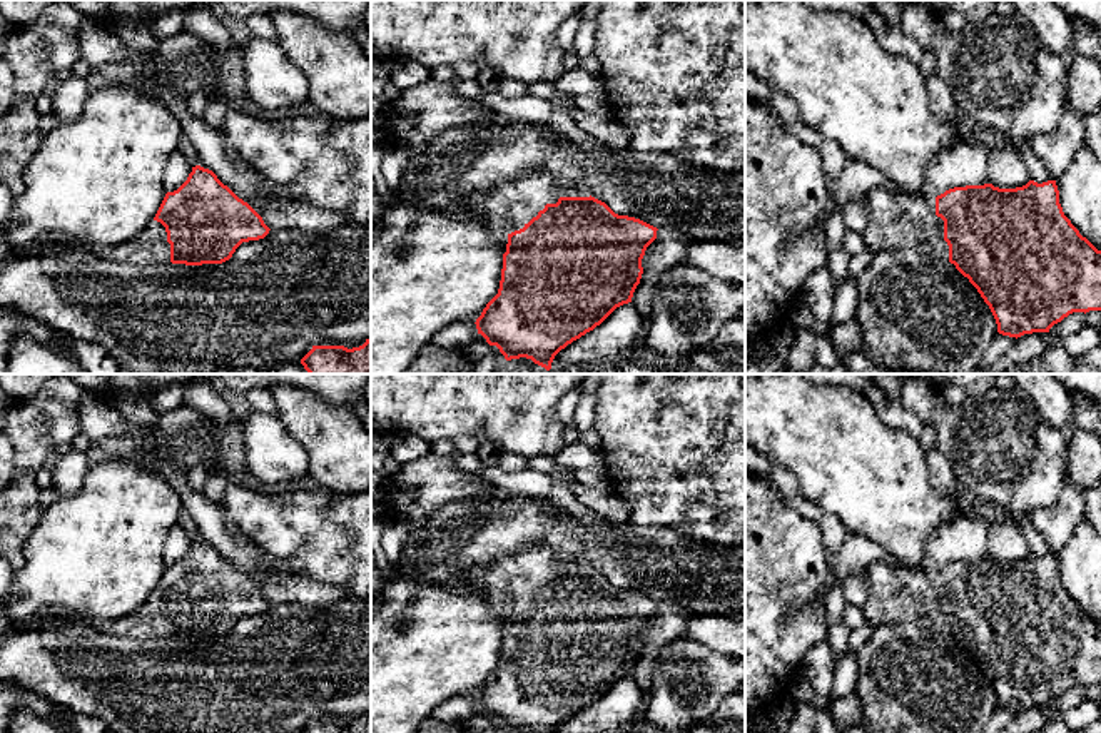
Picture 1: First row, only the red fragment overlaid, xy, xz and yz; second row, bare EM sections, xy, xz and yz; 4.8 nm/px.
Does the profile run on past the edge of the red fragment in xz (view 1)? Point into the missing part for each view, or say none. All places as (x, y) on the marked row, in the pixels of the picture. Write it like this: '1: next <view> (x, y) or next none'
1: next xz (512, 204)

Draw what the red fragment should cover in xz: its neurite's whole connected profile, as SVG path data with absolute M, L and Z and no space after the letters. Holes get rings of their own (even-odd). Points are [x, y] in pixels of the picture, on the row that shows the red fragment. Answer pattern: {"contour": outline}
{"contour": "M546 170L518 175L490 192L473 194L466 204L485 217L495 234L508 235L500 289L474 322L478 334L496 346L506 361L526 357L546 371L561 349L600 326L616 307L632 302L643 274L642 259L658 230L640 219L615 214L583 190L561 187Z"}

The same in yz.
{"contour": "M1029 180L1016 189L954 187L936 199L875 187L865 197L867 247L875 252L911 247L954 264L989 306L1002 336L1049 332L1073 312L1101 311L1101 250L1064 215L1056 180Z"}

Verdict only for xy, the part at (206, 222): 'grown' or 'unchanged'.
grown

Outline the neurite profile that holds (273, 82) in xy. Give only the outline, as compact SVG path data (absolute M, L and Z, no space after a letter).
M277 40L241 43L246 97L266 112L309 105L309 83Z

